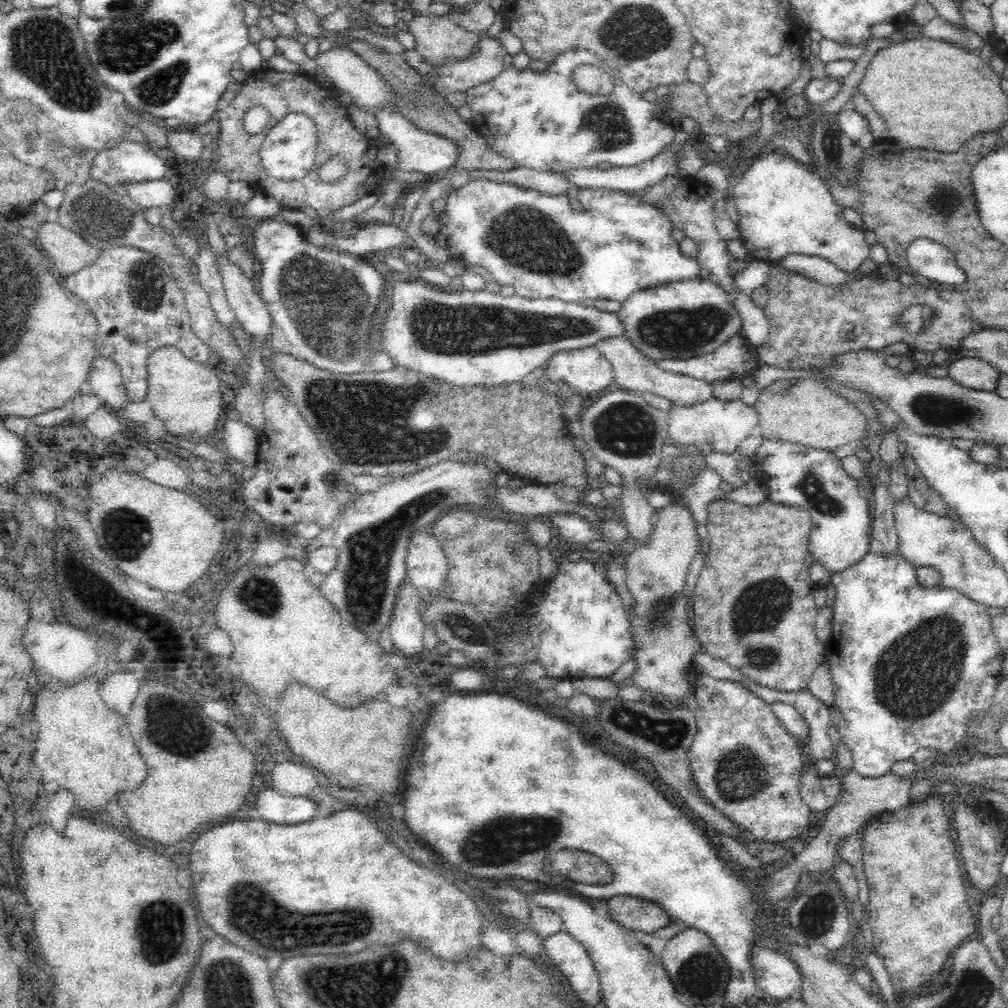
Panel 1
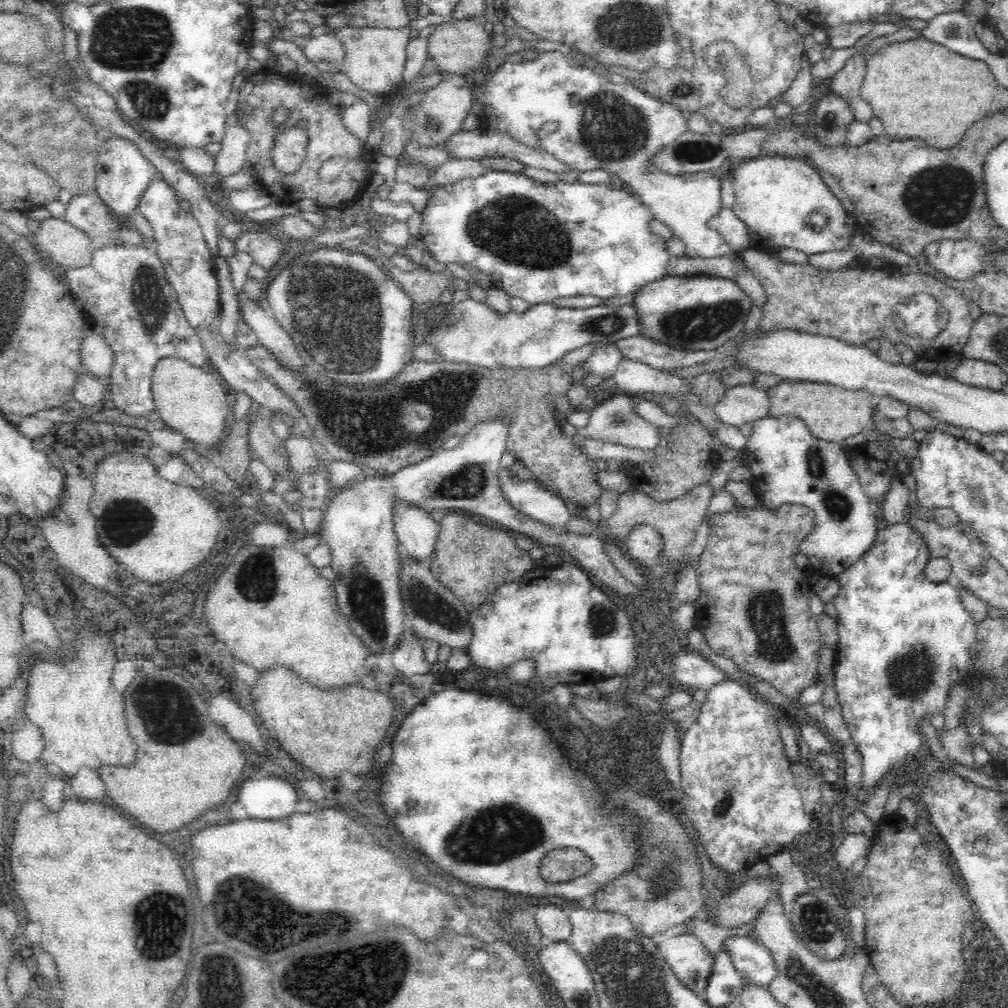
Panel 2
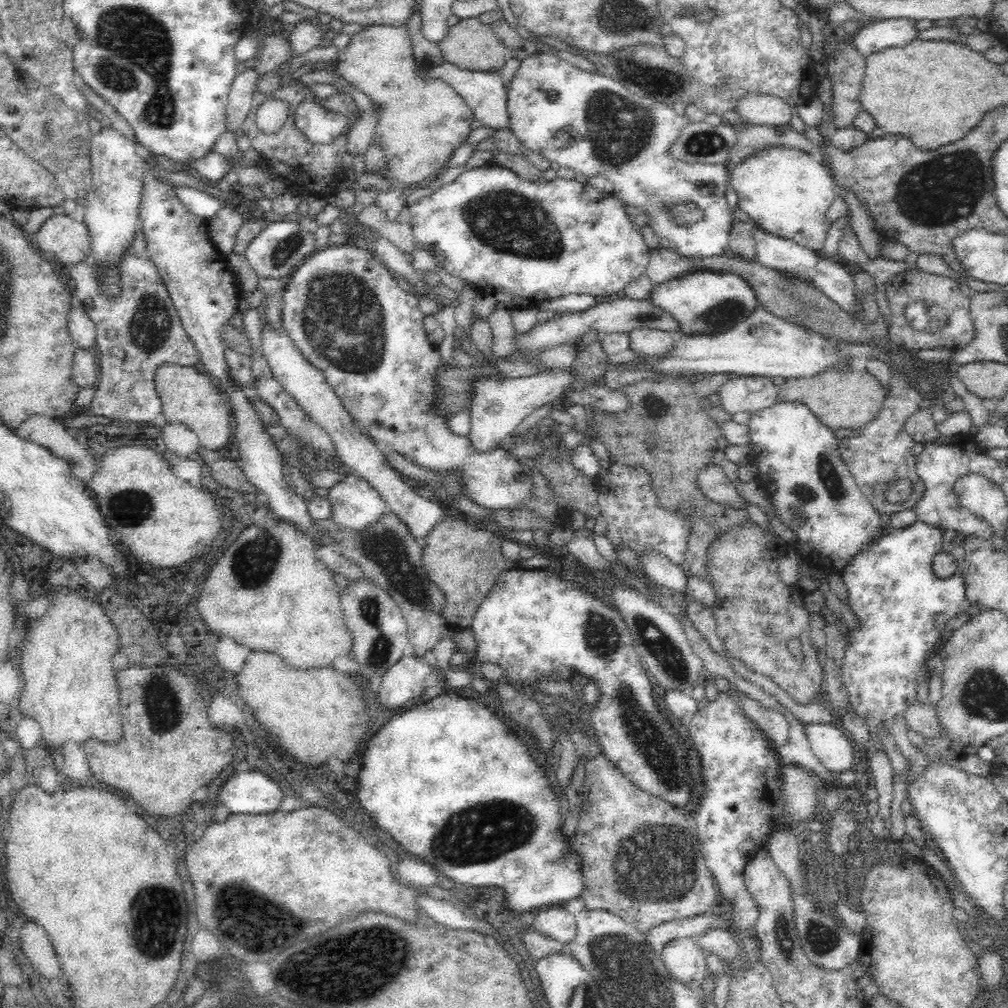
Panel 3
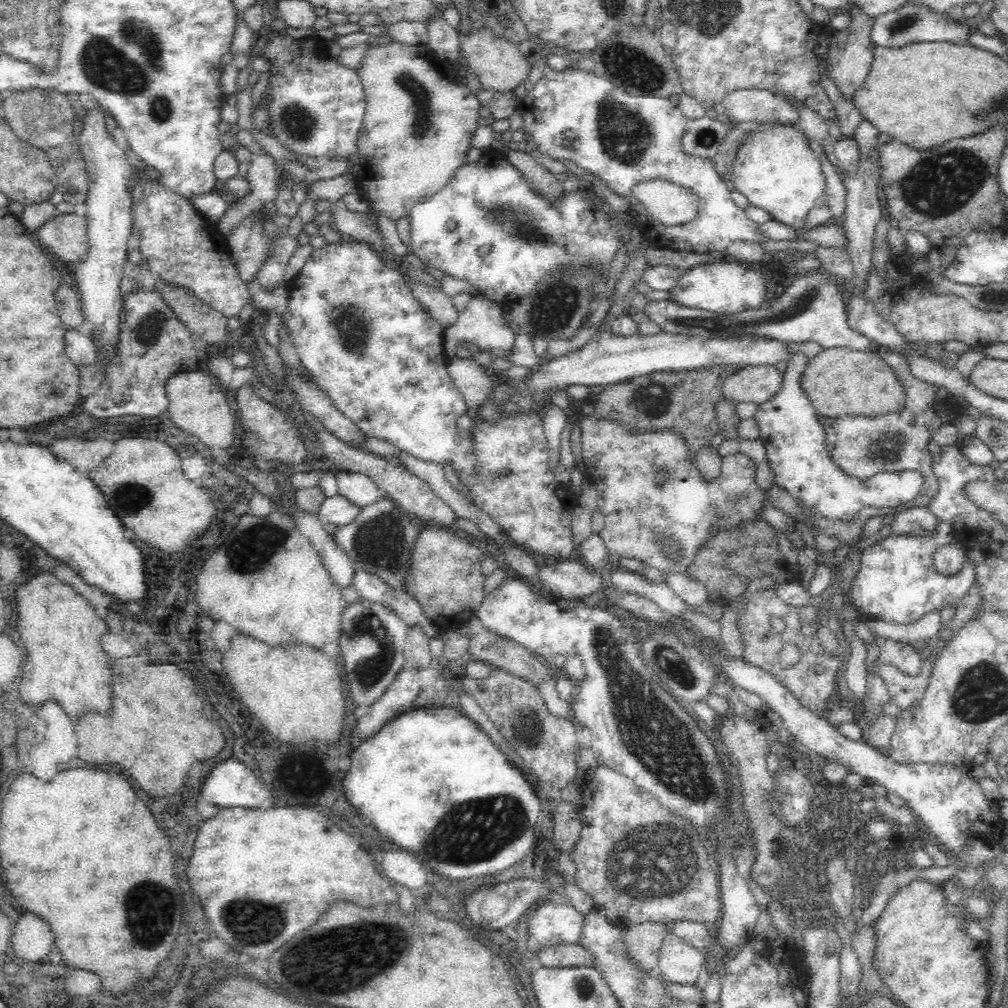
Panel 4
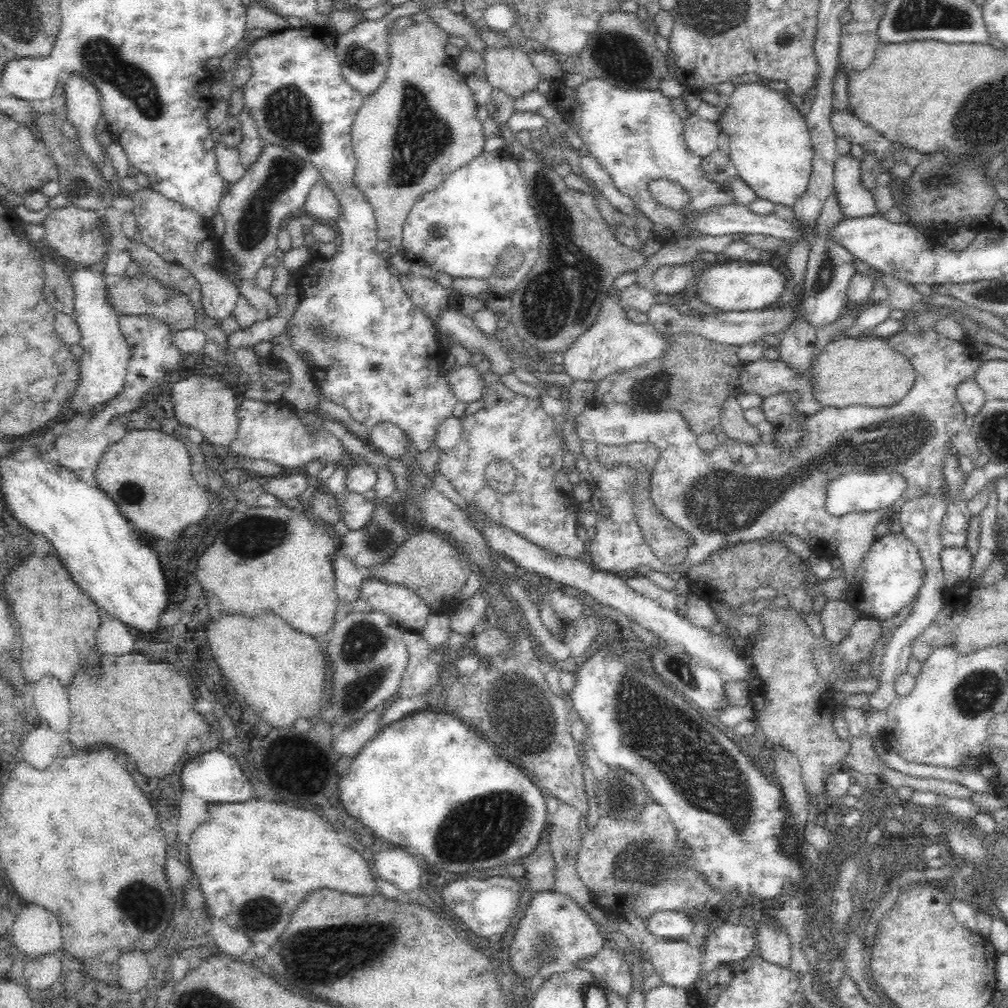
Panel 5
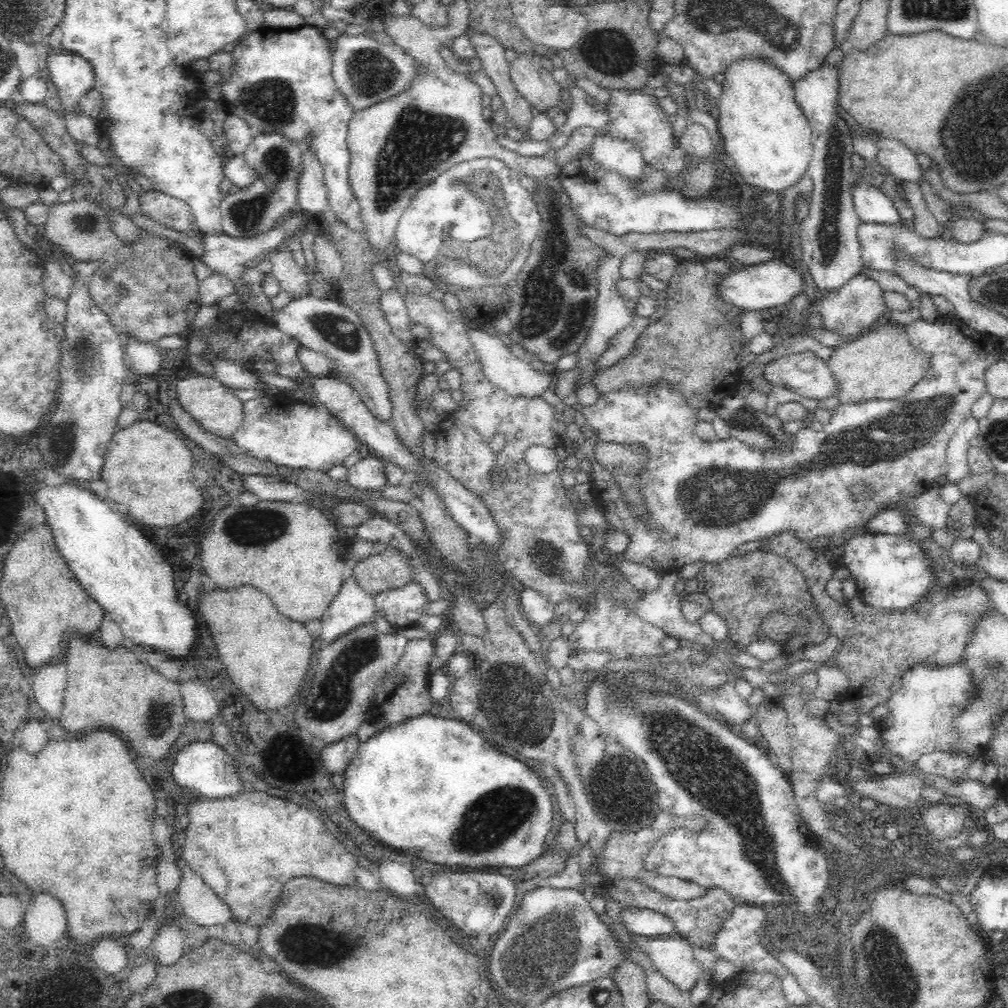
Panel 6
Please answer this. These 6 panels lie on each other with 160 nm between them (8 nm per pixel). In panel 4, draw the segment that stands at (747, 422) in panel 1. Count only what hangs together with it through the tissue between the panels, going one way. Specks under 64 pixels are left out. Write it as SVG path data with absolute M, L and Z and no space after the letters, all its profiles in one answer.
M770 365L738 369L725 380L722 387L723 398L735 404L765 403L781 387L782 375L776 366Z

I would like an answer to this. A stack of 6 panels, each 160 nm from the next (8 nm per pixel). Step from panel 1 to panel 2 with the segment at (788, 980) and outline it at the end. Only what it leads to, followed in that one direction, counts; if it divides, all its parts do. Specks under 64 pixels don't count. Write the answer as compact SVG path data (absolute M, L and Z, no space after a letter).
M734 936L723 940L736 971L747 984L768 988L774 984L778 969L772 953L750 936Z

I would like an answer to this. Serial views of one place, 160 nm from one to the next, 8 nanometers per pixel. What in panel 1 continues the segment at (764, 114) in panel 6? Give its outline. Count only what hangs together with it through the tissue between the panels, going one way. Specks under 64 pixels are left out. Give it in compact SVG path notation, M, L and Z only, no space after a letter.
M768 151L756 157L754 164L742 174L740 182L732 188L730 196L739 214L739 239L749 257L772 263L794 253L820 256L851 275L864 260L870 257L868 252L871 247L864 241L865 231L861 232L844 219L842 207L836 204L820 175L820 170L809 167L781 152Z

